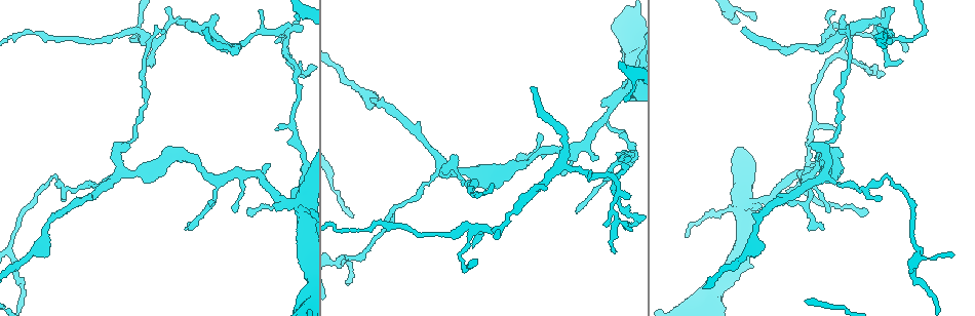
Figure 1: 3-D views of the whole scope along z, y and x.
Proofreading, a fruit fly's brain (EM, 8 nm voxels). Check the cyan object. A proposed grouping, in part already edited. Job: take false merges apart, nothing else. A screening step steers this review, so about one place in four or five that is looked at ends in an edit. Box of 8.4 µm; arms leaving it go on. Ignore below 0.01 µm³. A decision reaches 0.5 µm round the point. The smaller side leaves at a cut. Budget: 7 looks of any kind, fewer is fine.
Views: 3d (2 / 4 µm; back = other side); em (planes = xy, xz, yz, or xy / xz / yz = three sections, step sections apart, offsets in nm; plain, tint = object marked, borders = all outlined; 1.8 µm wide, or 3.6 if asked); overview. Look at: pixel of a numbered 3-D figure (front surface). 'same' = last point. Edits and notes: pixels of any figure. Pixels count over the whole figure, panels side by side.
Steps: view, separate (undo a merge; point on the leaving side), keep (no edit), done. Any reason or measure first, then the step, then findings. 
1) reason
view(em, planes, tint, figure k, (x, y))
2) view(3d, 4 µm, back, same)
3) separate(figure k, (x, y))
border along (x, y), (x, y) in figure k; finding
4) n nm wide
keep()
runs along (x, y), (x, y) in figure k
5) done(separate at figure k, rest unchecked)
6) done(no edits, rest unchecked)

four arms meet
view(em, xy, step 4, tint, figure 1, (288, 41))

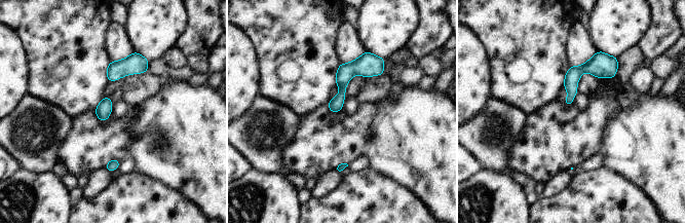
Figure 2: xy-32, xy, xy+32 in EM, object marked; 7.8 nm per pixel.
cut it another way
view(em, planes, tint, same)

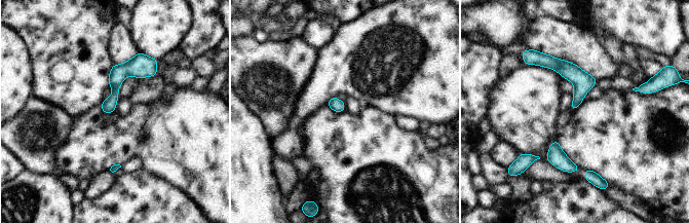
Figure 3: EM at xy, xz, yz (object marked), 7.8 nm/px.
100 nm wide
keep()
runs along (154, 63), (128, 68), (106, 110) in figure 3; all the same neuron

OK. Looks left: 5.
view(3d, 4 µm, figure 1, (607, 117))

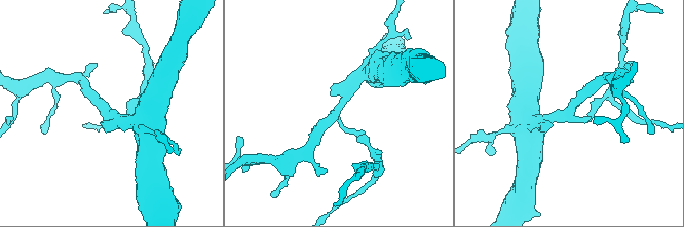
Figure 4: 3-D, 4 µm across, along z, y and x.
3 arms
view(em, planes, tint, figure 4, (109, 115))

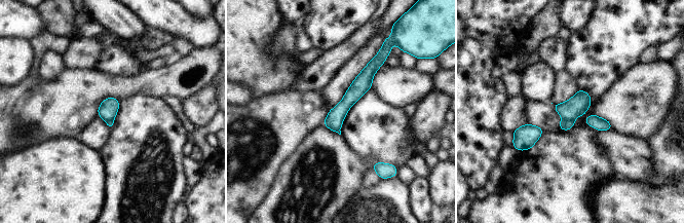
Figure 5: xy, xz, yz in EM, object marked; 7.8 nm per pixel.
140 nm wide
separate(figure 5, (565, 124))
border along (563, 117), (574, 119) in figure 5; two neurons meet here

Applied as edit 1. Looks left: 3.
thin arm on a thick one
view(3d, 2 µm, figure 1, (822, 178))

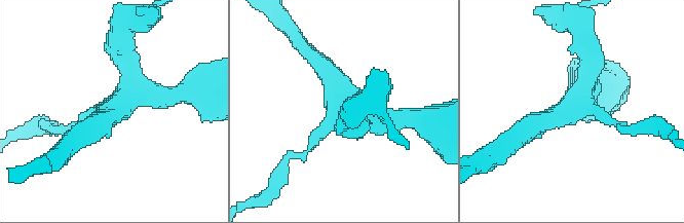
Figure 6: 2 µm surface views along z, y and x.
4 arms
view(em, xz, step 4, plain, figure 6, (116, 106))

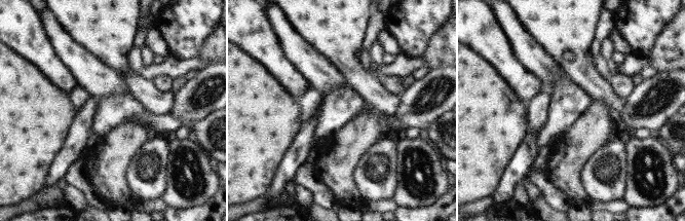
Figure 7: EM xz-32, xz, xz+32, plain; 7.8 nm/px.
where the object lies
view(em, xz, step 4, tint, same)

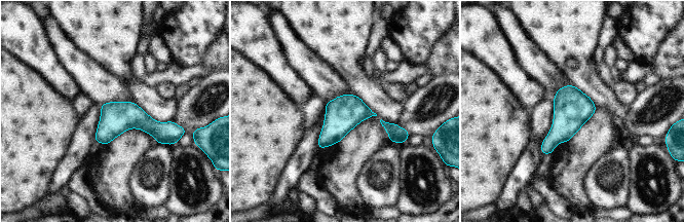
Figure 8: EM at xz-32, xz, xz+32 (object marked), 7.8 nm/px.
keep()
one neuron here

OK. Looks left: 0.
done(separate at figure 5, rest unchecked)

